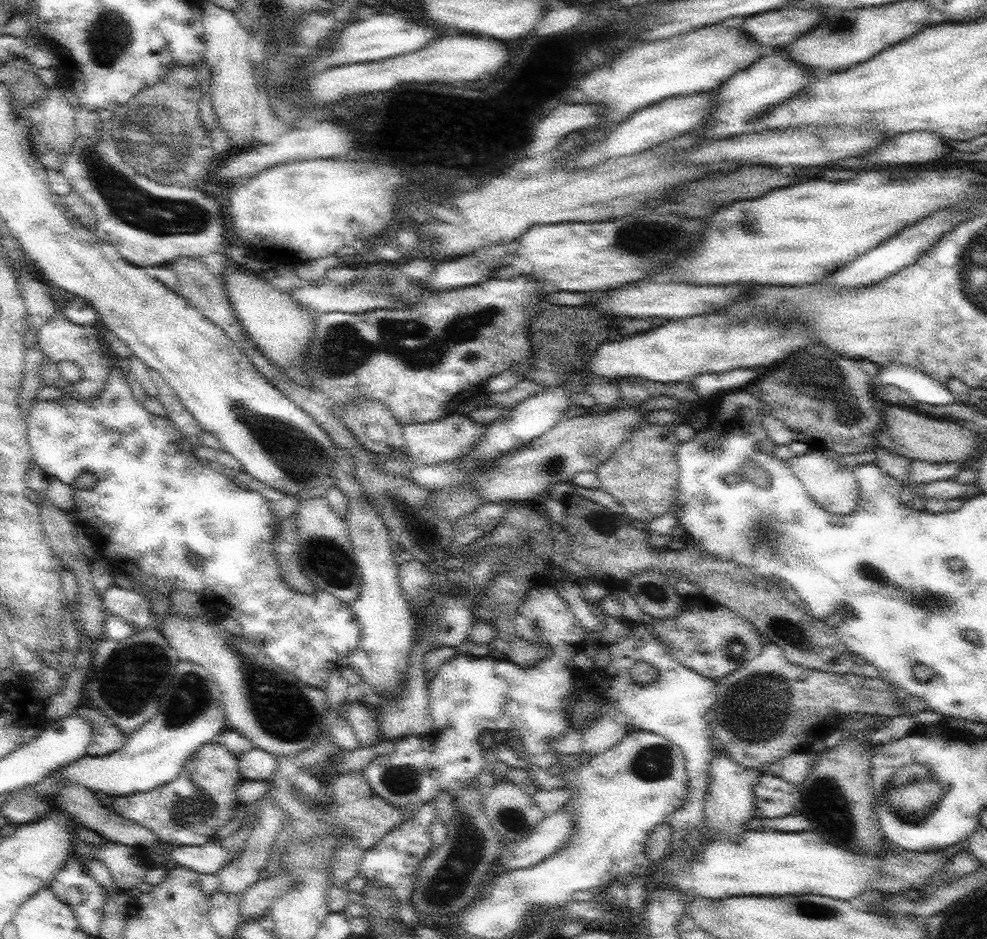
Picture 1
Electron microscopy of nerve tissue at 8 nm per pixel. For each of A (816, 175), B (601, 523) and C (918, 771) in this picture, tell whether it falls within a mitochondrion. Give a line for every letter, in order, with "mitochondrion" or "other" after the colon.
A: other
B: mitochondrion
C: other

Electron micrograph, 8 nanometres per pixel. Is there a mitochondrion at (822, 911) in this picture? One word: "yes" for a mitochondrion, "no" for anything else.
yes

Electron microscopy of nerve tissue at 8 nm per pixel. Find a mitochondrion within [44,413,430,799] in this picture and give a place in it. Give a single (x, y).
(280, 708)

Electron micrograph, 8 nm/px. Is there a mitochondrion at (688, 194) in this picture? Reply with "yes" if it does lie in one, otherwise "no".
no

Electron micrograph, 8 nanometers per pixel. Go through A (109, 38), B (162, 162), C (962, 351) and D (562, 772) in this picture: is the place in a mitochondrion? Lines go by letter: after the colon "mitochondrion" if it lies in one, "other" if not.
A: mitochondrion
B: mitochondrion
C: other
D: other

